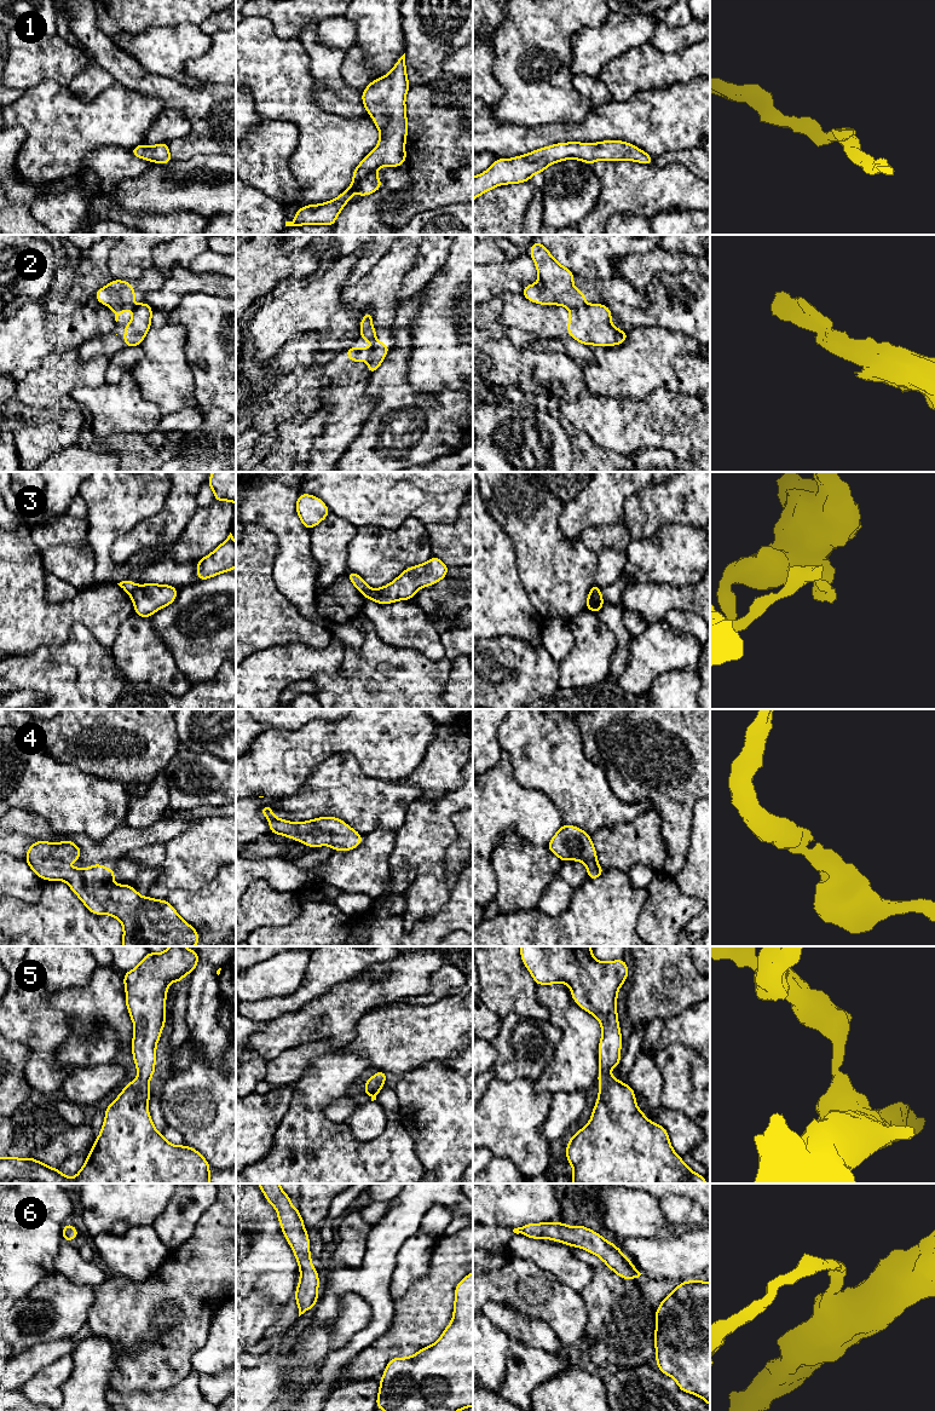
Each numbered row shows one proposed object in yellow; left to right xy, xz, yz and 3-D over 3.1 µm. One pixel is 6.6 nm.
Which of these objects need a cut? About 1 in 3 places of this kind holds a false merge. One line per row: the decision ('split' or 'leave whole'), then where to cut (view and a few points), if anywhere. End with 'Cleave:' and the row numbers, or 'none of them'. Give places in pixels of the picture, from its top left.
1: leave whole | no cut
2: split | xz (373, 349), (369, 353)
3: split | xz (373, 589), (369, 598)
4: leave whole | no cut
5: leave whole | no cut
6: leave whole | no cut
Cleave: 2, 3

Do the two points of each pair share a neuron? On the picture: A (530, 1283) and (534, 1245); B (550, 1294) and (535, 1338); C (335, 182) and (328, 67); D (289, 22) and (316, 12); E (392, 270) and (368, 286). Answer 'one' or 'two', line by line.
A: two
B: two
C: two
D: one
E: one

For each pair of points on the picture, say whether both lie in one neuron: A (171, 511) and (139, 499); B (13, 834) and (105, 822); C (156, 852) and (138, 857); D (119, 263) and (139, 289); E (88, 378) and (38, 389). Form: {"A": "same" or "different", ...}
{"A": "different", "B": "different", "C": "same", "D": "different", "E": "same"}

